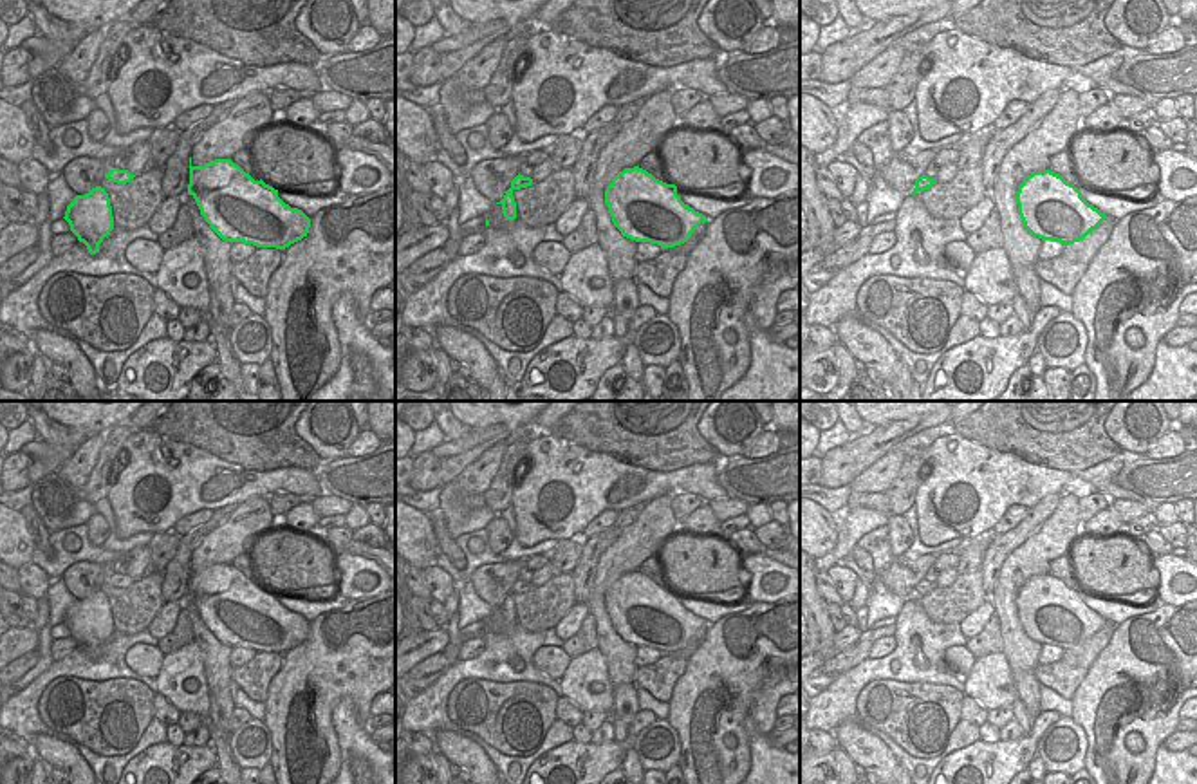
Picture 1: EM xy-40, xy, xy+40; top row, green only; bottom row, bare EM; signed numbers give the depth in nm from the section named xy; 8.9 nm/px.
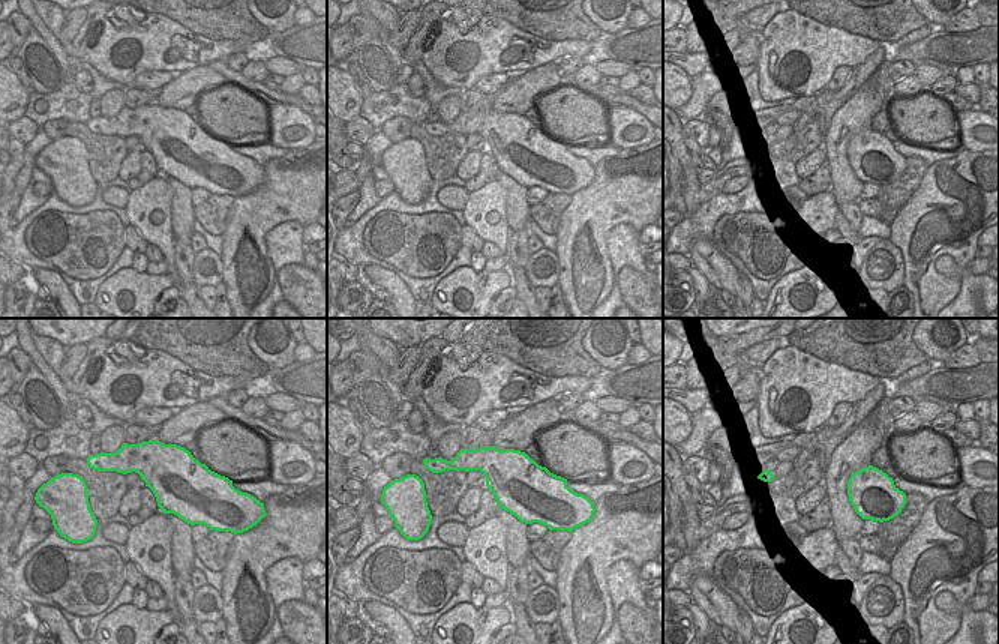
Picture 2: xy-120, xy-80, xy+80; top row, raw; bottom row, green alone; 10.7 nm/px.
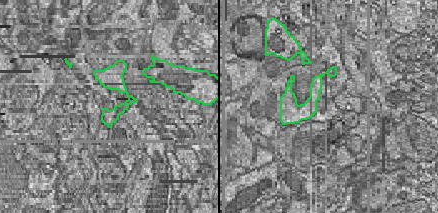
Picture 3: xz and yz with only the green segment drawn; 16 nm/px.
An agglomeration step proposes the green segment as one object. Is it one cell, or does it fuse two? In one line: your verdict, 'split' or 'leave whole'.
leave whole

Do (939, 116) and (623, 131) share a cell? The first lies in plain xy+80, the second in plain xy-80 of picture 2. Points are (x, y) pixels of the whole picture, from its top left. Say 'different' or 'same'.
different

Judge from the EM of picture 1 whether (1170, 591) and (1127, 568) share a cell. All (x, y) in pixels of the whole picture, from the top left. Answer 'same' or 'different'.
different

